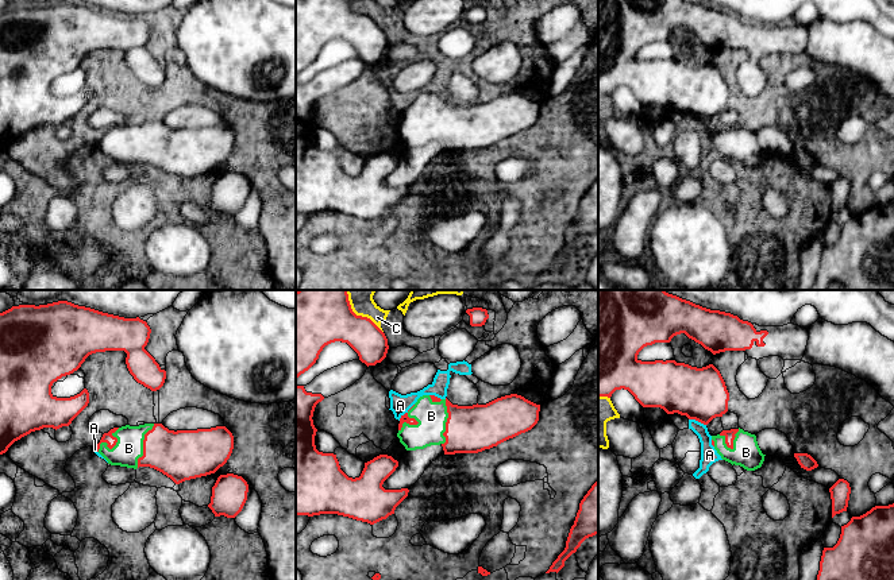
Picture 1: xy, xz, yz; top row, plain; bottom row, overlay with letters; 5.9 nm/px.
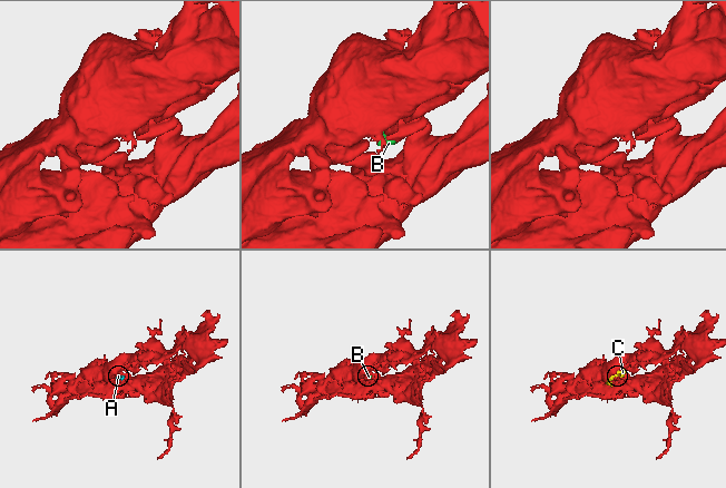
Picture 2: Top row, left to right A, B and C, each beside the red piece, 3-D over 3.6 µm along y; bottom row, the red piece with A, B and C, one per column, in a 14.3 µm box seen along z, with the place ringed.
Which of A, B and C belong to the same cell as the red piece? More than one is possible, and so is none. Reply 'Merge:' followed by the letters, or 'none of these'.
Merge: B

